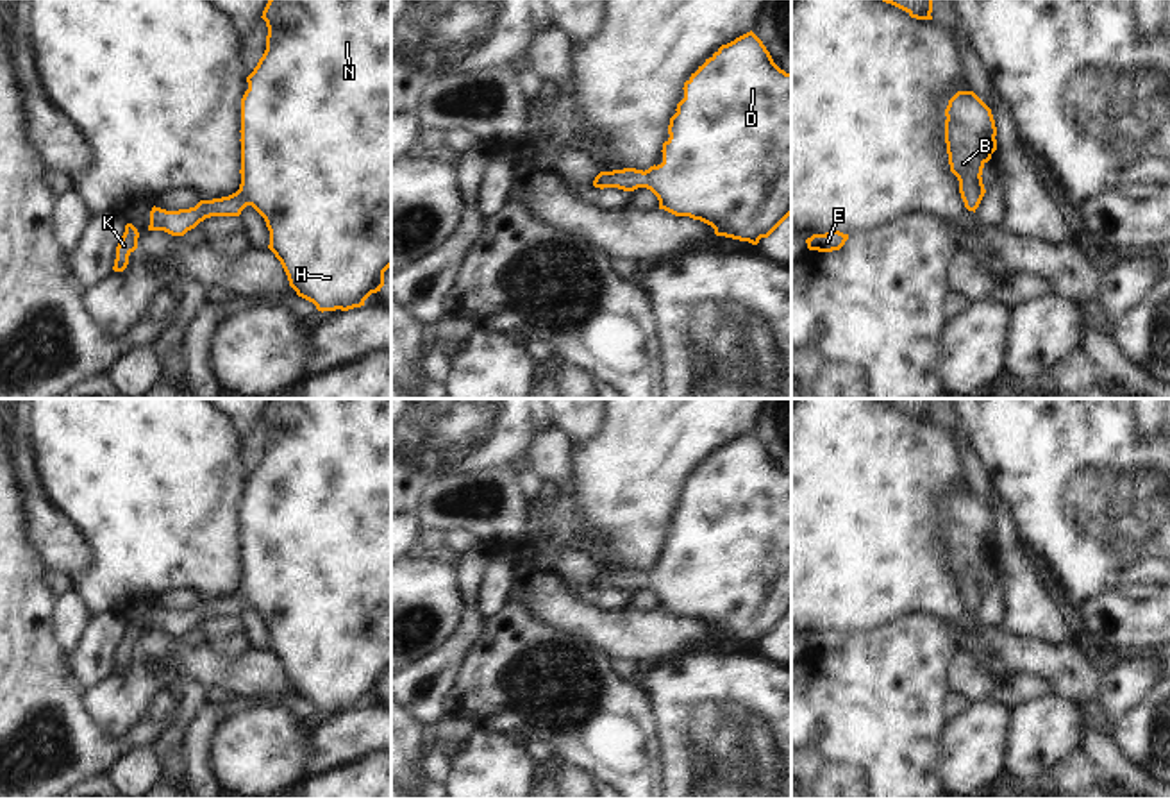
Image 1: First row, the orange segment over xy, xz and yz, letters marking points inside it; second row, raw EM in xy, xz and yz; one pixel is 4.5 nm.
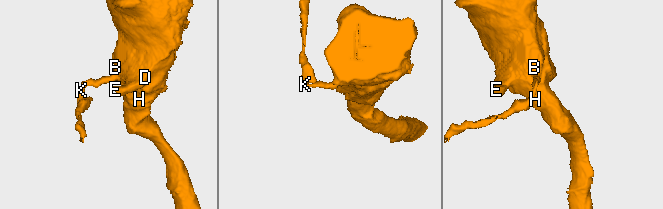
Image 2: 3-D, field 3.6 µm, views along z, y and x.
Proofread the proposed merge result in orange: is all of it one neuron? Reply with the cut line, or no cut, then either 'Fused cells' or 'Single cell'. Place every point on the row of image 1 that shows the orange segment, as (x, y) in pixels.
No split. Single cell.

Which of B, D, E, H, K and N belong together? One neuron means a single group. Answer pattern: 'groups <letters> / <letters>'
groups B D E H K N

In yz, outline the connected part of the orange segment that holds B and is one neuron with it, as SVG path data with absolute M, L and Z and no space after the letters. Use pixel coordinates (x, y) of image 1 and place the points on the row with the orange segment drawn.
M957 91L945 109L945 143L949 154L950 172L959 181L959 193L968 211L979 207L986 189L982 184L982 168L991 159L991 154L997 150L997 127L991 114L991 109L974 93L974 91Z

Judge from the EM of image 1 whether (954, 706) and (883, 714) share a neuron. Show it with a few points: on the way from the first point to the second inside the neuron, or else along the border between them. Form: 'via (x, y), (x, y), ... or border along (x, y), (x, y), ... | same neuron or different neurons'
border along (951, 690), (944, 701), (945, 719) | different neurons

